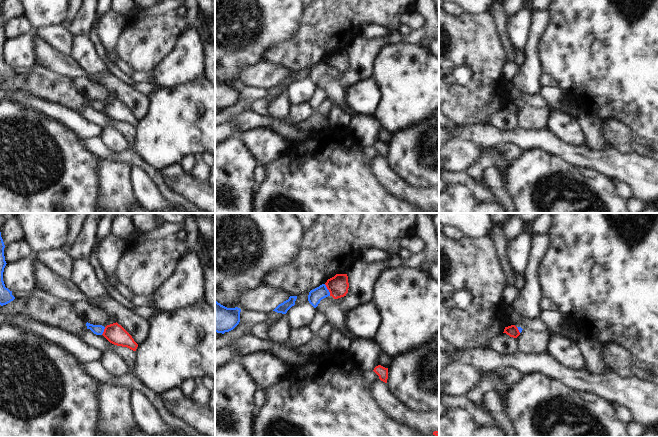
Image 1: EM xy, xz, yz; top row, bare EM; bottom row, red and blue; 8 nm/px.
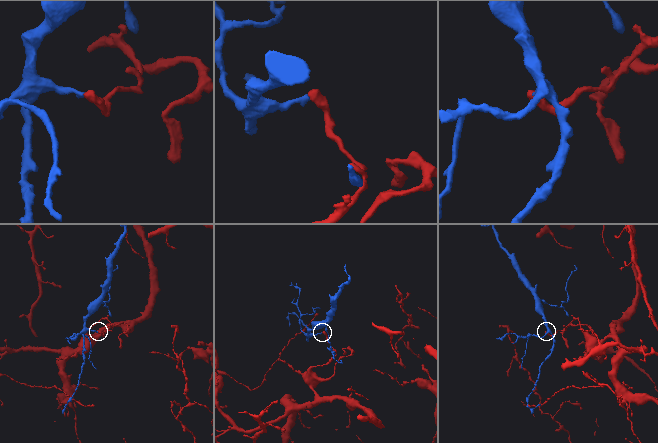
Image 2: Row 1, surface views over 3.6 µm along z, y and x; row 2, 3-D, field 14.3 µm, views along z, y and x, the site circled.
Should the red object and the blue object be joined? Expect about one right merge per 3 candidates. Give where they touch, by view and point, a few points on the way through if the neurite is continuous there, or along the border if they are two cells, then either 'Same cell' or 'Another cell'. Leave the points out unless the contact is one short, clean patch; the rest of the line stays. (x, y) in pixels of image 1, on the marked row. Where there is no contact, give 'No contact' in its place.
Touches red at xz (328, 289). Boundary: xz (324, 284), (330, 295). Another cell

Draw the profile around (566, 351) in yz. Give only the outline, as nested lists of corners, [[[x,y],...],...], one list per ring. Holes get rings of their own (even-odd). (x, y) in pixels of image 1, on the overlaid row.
[[[551,334],[547,353],[565,367],[576,371],[584,368],[585,361],[577,342],[561,334]]]

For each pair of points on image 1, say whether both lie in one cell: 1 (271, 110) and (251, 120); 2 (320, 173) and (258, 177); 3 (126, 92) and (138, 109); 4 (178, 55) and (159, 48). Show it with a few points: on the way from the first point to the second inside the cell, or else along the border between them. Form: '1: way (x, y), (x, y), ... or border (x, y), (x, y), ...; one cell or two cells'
1: border (267, 115), (278, 120); two cells
2: border (263, 166), (264, 180), (259, 185); two cells
3: way (131, 97), (138, 104); one cell
4: border (182, 32), (170, 52), (153, 69); two cells

